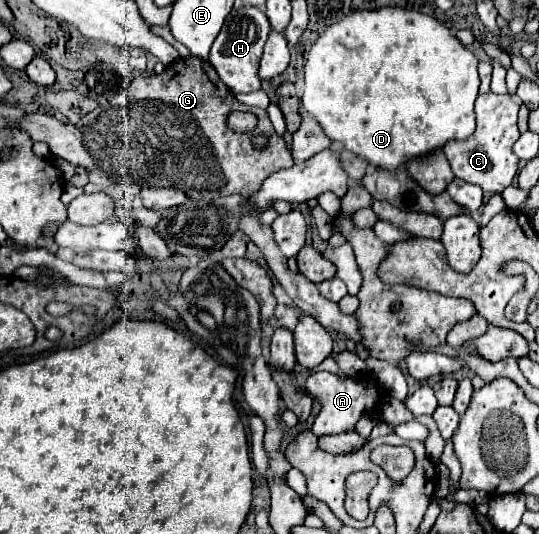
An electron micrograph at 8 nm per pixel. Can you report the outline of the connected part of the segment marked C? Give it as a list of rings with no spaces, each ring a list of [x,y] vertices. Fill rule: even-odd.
[[[487,92],[477,98],[475,102],[477,130],[473,132],[473,136],[463,142],[447,142],[447,146],[443,146],[443,154],[447,156],[457,178],[477,184],[481,186],[483,192],[491,192],[491,194],[501,194],[507,186],[511,186],[513,176],[517,174],[519,168],[519,158],[513,152],[513,144],[519,138],[519,128],[517,128],[519,106],[521,100],[515,94],[501,96]]]

